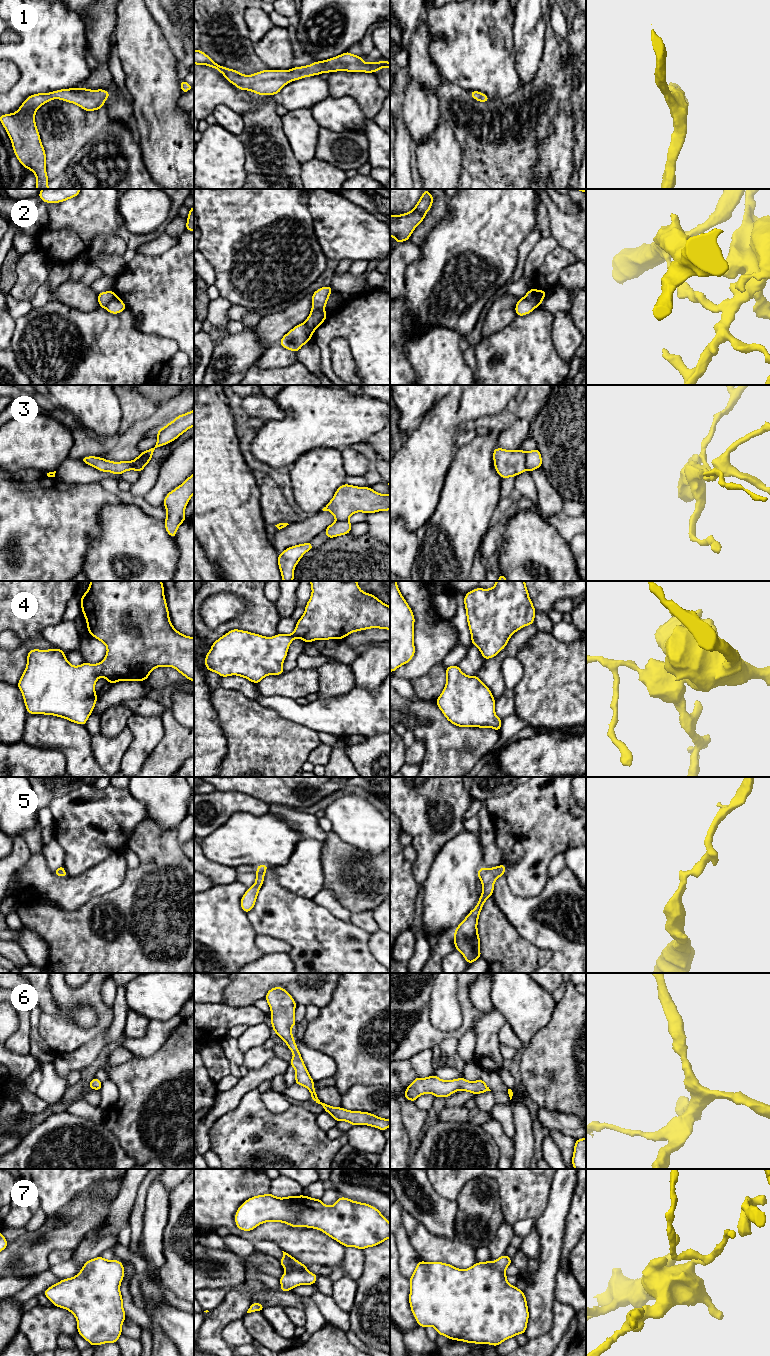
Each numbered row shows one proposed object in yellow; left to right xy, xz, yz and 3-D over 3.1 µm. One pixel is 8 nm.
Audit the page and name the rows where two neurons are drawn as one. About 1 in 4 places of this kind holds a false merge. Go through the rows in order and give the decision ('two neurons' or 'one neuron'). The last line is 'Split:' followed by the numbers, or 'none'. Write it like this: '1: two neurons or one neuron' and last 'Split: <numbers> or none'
1: one neuron
2: two neurons
3: two neurons
4: one neuron
5: one neuron
6: one neuron
7: one neuron
Split: 2, 3

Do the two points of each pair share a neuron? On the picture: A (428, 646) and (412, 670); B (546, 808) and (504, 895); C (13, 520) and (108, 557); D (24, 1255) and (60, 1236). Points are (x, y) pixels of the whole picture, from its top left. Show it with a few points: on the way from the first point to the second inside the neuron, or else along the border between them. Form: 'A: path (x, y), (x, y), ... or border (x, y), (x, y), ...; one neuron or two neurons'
A: path (428, 652), (418, 664); one neuron
B: border (503, 876), (509, 889), (514, 894), (529, 896); two neurons
C: border (99, 528), (100, 535), (89, 545), (81, 570); two neurons
D: path (33, 1248), (51, 1236); one neuron

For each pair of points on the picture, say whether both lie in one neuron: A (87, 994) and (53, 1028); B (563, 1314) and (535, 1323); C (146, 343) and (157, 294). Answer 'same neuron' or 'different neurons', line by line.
A: same neuron
B: different neurons
C: different neurons

